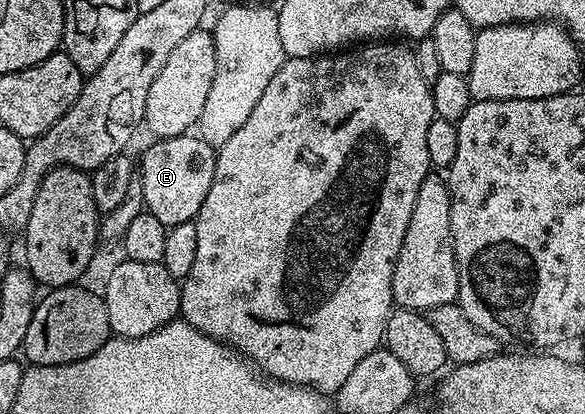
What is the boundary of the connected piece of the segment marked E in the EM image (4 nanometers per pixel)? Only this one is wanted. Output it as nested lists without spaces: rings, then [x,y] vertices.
[[[197,134],[173,136],[167,140],[158,138],[153,143],[143,154],[142,164],[140,160],[145,211],[153,214],[167,230],[177,224],[191,223],[200,206],[204,206],[204,198],[208,198],[208,186],[212,186],[216,170],[215,145],[204,142]]]

